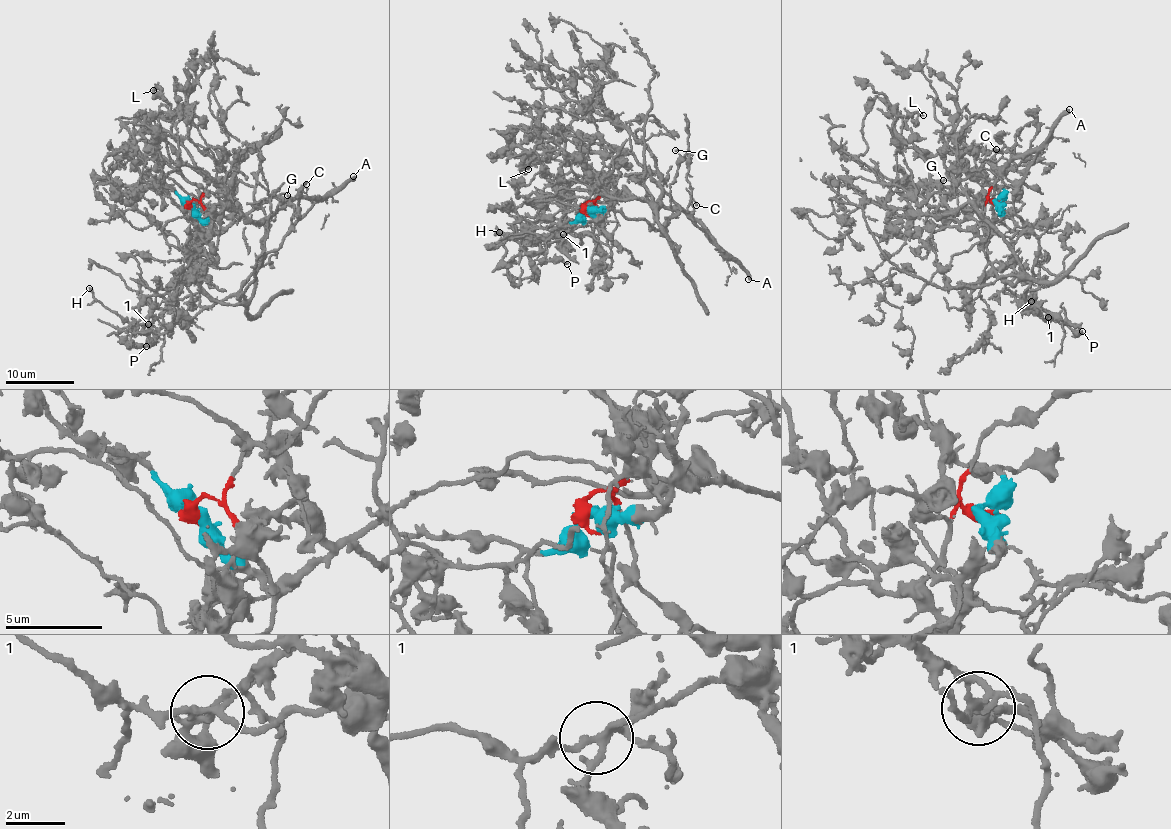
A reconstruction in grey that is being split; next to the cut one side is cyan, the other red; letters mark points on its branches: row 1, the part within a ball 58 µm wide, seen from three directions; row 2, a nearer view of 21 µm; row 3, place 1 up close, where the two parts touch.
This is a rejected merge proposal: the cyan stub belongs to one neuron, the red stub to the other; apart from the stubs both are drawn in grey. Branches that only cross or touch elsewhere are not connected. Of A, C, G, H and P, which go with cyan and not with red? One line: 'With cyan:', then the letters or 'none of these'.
With cyan: A, C, G, H, P

